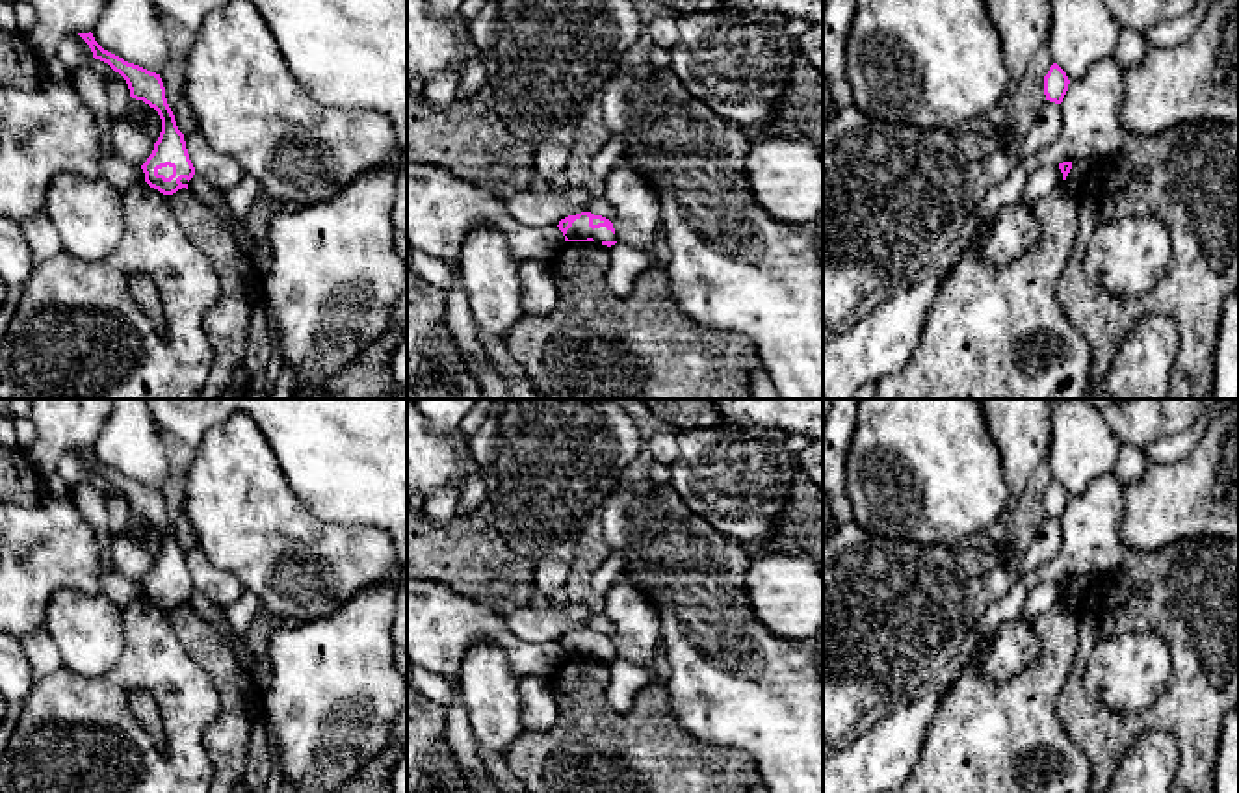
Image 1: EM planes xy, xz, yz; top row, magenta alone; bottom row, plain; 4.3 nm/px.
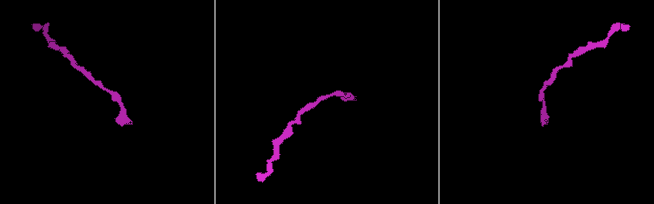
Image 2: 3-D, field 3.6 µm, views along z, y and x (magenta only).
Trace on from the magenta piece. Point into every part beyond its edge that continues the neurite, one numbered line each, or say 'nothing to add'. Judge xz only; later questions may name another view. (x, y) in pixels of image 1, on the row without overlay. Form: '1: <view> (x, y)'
1: xz (580, 645)

